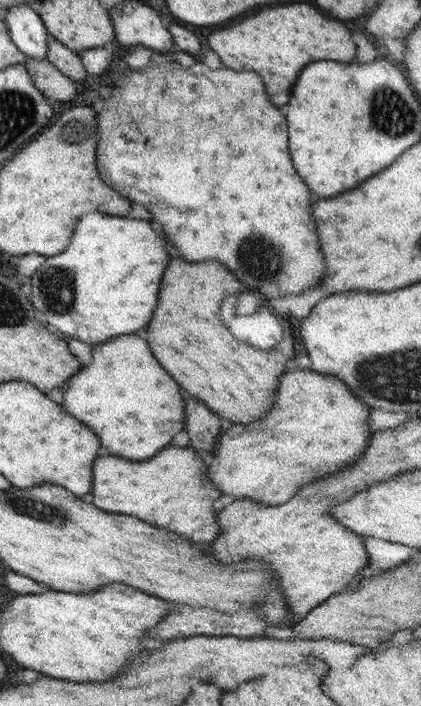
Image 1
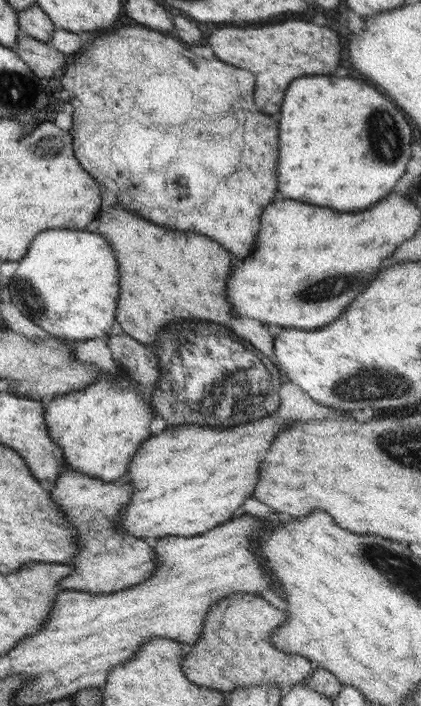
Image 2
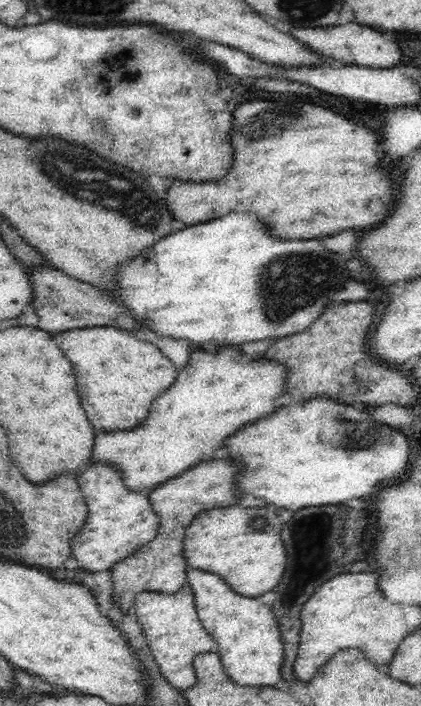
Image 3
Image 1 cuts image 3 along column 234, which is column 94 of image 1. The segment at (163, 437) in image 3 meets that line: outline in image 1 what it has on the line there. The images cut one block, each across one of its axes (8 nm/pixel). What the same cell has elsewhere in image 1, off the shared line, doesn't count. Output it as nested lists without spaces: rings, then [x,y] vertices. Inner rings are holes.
[[[136,334],[118,336],[112,342],[93,347],[92,364],[86,364],[67,380],[62,406],[74,418],[88,424],[104,448],[130,460],[152,458],[185,428],[180,386],[156,362],[148,342]]]

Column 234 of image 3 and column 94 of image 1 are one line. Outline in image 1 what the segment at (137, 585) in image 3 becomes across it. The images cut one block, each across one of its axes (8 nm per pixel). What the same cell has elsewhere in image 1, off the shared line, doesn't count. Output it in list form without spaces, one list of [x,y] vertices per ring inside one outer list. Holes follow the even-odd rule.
[[[168,446],[144,462],[132,462],[120,456],[100,456],[94,462],[92,476],[92,502],[102,510],[136,516],[200,545],[211,543],[219,533],[216,500],[220,500],[221,492],[207,477],[204,460],[192,448]]]

